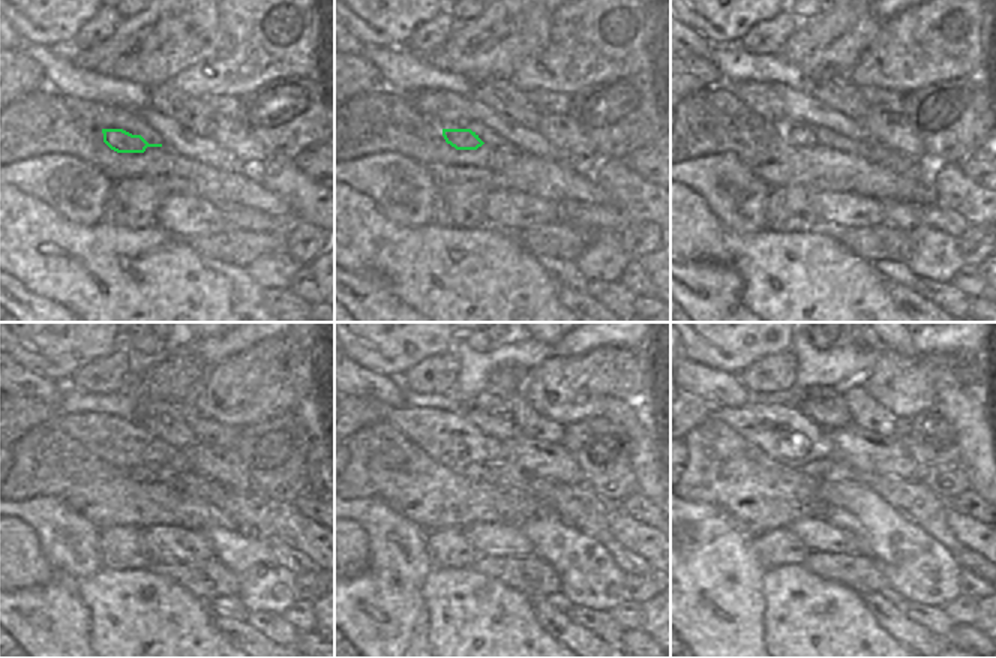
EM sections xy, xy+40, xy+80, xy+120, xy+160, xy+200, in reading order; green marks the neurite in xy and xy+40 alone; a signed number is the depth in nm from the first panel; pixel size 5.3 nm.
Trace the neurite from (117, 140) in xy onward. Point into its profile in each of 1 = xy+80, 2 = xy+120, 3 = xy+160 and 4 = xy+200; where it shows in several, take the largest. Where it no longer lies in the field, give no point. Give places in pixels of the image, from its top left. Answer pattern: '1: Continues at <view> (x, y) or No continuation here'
1: Continues at xy+80 (800, 135)
2: Continues at xy+120 (143, 472)
3: Continues at xy+160 (500, 472)
4: Continues at xy+200 (822, 469).

